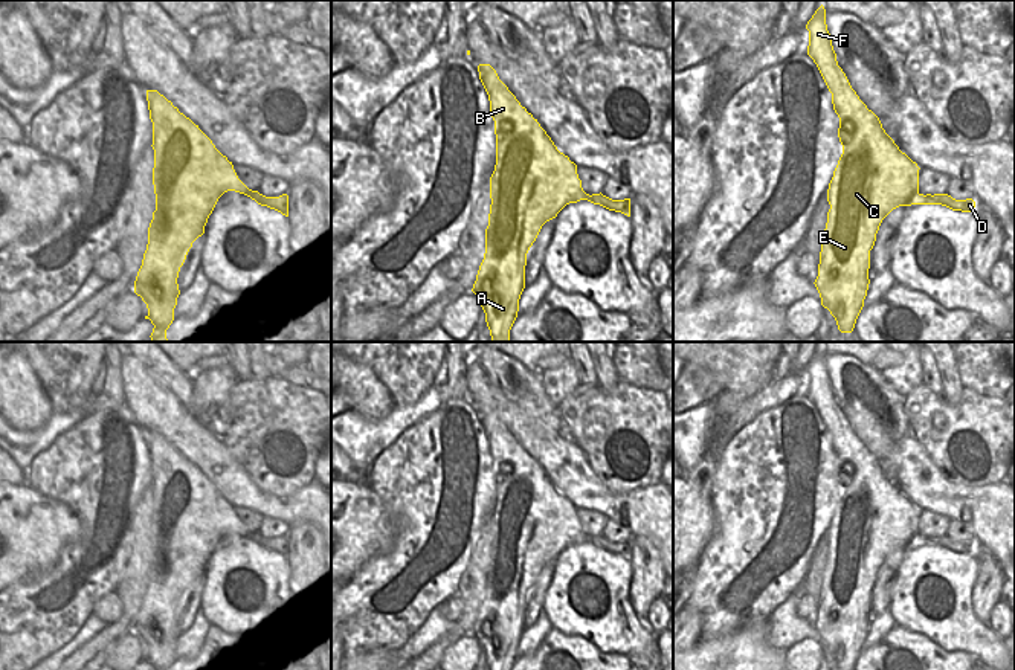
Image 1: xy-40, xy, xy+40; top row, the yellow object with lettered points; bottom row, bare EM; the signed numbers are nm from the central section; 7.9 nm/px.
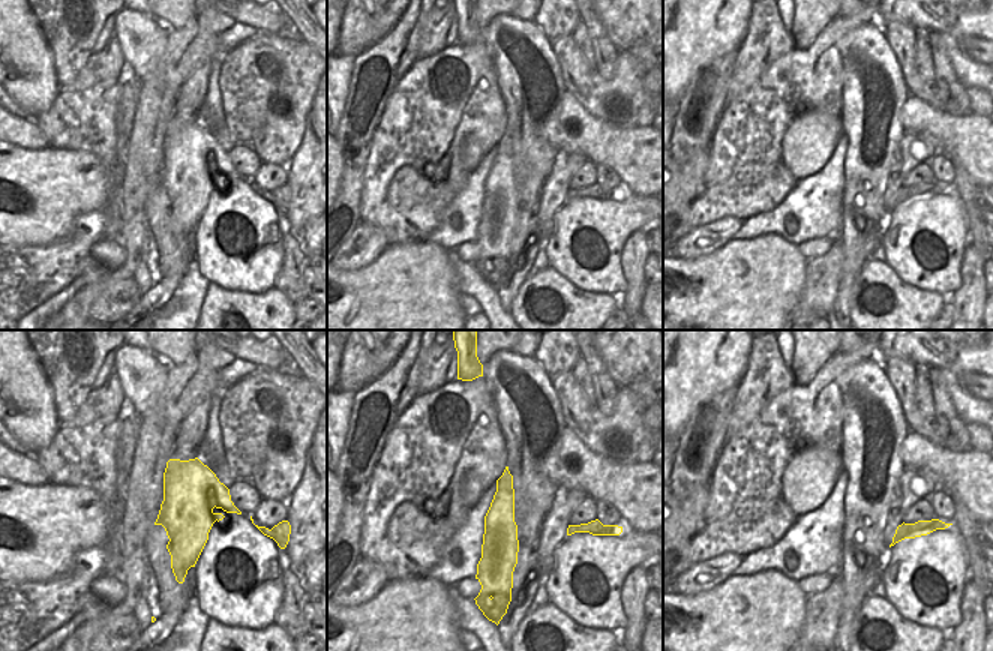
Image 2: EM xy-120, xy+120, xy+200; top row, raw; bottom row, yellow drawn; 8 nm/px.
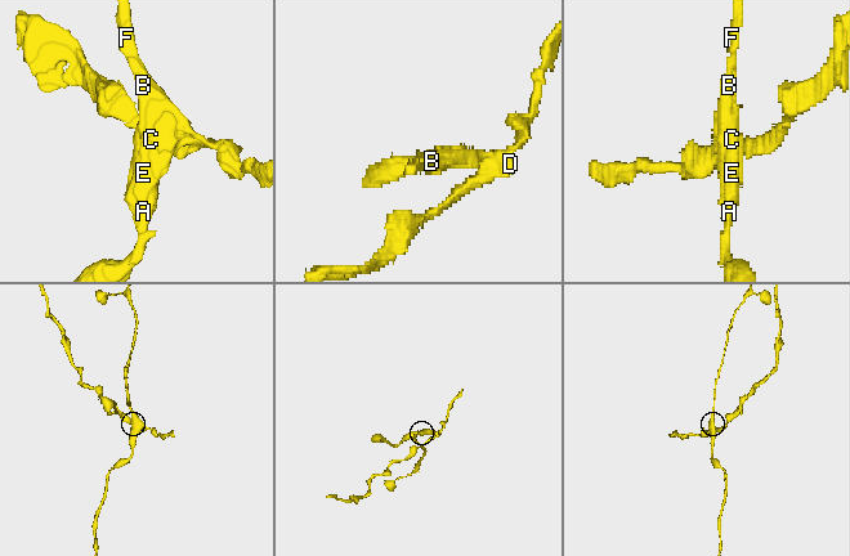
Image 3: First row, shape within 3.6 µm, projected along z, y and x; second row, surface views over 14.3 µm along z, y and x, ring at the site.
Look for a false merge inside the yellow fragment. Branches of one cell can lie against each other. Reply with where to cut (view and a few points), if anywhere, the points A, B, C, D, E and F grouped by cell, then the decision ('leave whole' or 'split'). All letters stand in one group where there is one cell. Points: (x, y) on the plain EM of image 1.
cut xy+40 (918, 534), (905, 547); groups A B C E F / D; split

